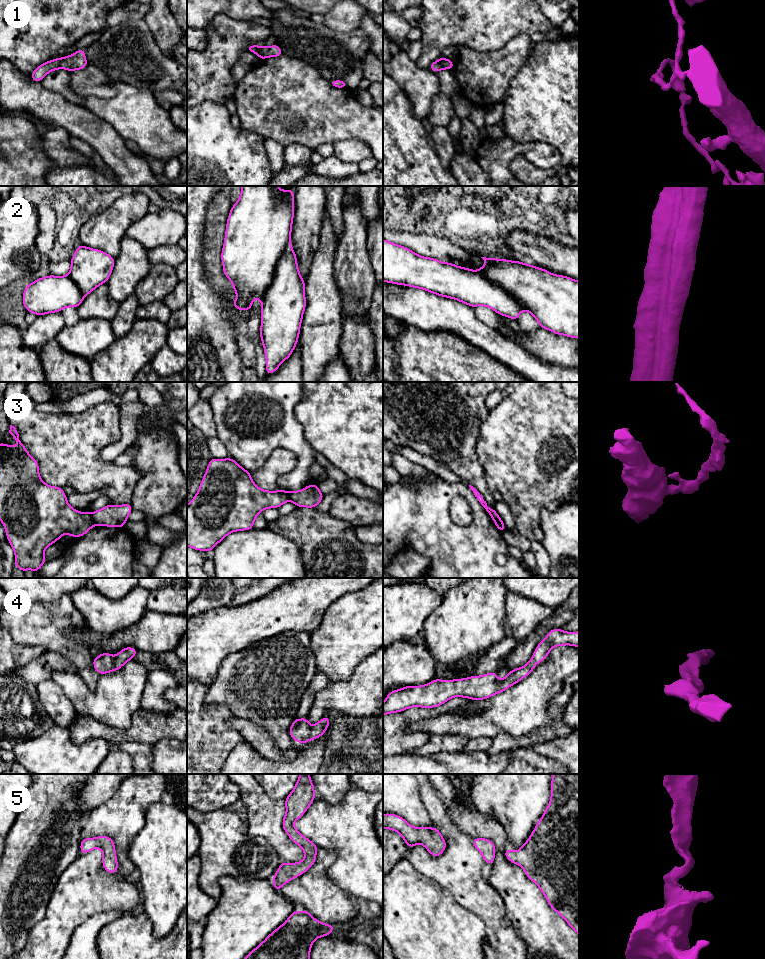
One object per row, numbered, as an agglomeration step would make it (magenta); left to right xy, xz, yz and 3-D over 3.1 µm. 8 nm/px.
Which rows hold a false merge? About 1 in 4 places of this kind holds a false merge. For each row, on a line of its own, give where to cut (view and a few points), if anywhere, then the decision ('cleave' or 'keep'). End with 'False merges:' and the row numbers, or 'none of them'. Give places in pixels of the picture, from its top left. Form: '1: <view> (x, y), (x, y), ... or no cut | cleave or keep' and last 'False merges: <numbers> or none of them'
1: yz (443, 57), (442, 68) | cleave
2: xz (290, 241), (276, 264), (272, 283), (266, 291), (262, 302) | cleave
3: xy (89, 514), (96, 524) | cleave
4: no cut | keep
5: no cut | keep
False merges: 1, 2, 3

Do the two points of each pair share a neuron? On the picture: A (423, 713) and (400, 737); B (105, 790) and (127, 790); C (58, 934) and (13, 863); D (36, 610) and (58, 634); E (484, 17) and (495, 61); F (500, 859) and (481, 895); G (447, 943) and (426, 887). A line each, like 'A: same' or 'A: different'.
A: same
B: different
C: different
D: same
E: different
F: different
G: same

